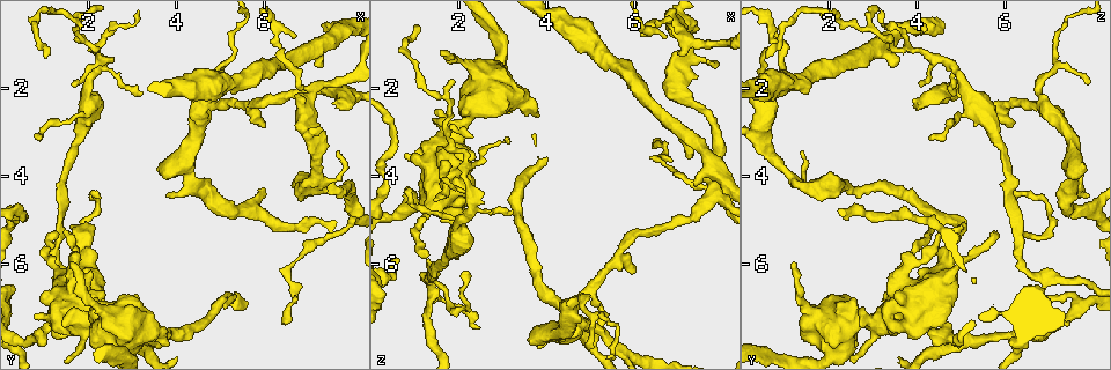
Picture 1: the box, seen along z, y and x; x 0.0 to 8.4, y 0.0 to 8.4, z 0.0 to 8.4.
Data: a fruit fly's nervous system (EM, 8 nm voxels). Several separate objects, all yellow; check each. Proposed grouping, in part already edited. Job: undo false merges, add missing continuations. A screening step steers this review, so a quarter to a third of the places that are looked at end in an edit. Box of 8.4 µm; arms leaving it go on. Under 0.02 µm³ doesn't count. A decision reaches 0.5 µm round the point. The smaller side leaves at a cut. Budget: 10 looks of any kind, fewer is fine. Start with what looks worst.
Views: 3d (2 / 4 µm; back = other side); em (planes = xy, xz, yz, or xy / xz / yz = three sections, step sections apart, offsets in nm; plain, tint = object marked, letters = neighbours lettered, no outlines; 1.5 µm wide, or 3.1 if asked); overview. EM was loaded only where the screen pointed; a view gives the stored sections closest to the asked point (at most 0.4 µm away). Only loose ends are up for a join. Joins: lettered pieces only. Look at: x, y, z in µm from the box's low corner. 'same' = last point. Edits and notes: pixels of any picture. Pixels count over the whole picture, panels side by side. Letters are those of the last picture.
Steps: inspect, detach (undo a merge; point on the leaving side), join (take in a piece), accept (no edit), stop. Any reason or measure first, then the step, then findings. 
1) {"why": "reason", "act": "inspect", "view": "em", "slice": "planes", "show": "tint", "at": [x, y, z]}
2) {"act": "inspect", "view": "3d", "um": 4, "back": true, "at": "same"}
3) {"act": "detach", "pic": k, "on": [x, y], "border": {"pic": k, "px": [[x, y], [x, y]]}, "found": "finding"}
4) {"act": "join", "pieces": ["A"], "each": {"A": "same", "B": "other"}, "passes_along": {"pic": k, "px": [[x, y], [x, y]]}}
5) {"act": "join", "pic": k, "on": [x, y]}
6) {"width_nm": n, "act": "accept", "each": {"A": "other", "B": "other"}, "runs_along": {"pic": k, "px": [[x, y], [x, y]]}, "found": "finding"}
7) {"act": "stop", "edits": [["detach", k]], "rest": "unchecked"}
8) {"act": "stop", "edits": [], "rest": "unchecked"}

{"why": "free end", "act": "inspect", "view": "3d", "um": 4, "at": [7.35, 0.65, 4.15]}

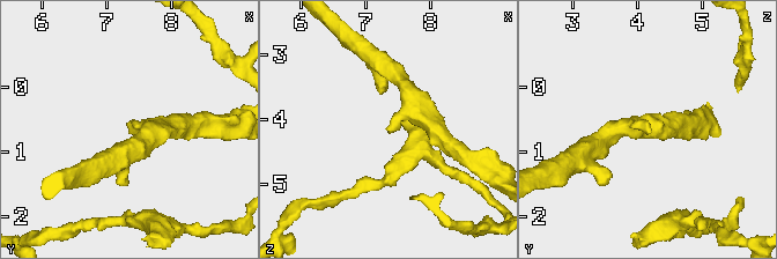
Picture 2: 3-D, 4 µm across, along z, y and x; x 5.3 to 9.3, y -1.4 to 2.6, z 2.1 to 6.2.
{"act": "inspect", "view": "em", "slice": "yz", "step": 4, "show": "letters", "at": [7.35, 0.70, 4.20]}

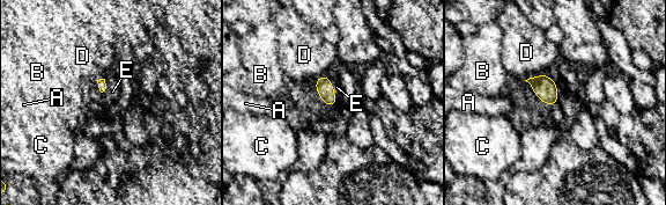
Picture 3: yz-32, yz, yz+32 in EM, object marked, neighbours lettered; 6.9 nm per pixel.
{"act": "inspect", "view": "em", "slice": "planes", "show": "letters", "at": "same"}

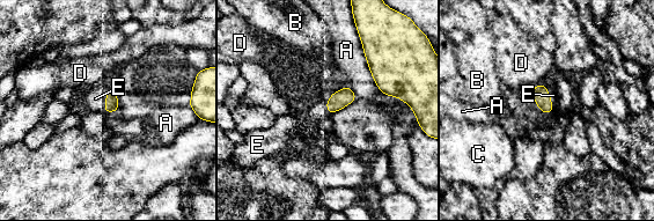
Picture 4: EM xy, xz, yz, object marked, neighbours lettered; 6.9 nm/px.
{"act": "join", "pieces": ["E"], "each": {"A": "other", "B": "other", "C": "other", "D": "other", "E": "same"}, "found": "it goes on there"}

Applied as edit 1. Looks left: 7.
{"why": "calibre changes", "act": "inspect", "view": "3d", "um": 4, "back": true, "at": [1.20, 7.35, 4.55]}

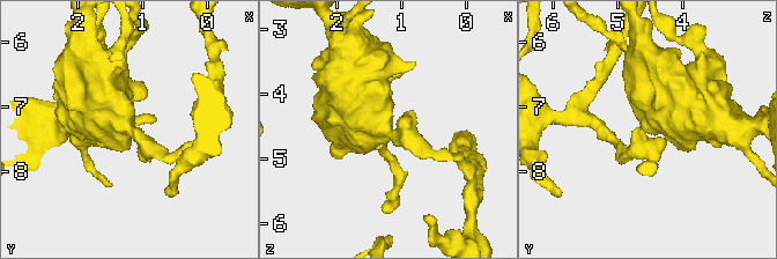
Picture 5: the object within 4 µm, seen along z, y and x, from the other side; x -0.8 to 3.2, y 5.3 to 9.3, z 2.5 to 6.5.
{"act": "inspect", "view": "em", "um": 3.1, "slice": "planes", "show": "letters", "at": [1.25, 7.30, 4.60]}

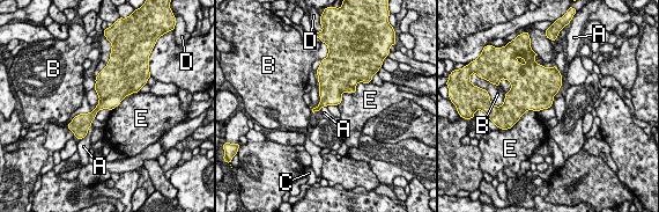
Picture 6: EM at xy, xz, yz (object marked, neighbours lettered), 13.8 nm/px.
{"act": "accept", "each": {"A": "other", "B": "other", "C": "other", "D": "other", "E": "other"}, "border": {"pic": 6, "px": [[91, 125], [84, 137]]}, "found": "all the same neuron"}

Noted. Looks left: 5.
{"why": "branch point", "act": "inspect", "view": "em", "slice": "planes", "show": "tint", "at": [4.15, 3.70, 7.45]}

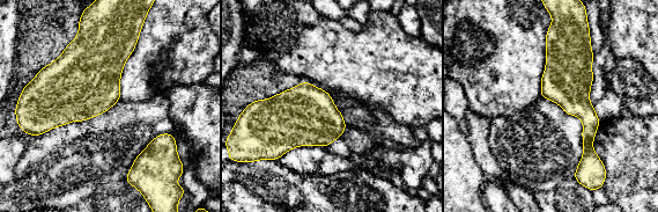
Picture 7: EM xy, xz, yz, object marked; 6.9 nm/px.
{"act": "inspect", "view": "em", "slice": "planes", "show": "letters", "at": "same"}

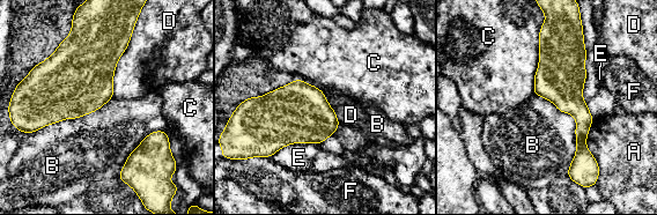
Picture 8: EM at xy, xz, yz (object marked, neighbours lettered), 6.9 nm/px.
{"act": "detach", "pic": 8, "on": [583, 170], "each": {"A": "other", "B": "other", "C": "other", "D": "other", "E": "other", "F": "other"}, "border": {"pic": 8, "px": [[577, 140], [584, 141]]}, "found": "two neurons meet here"}

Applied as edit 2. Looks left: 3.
{"act": "stop", "edits": [["join", 4], ["detach", 8]], "rest": "unchecked"}

